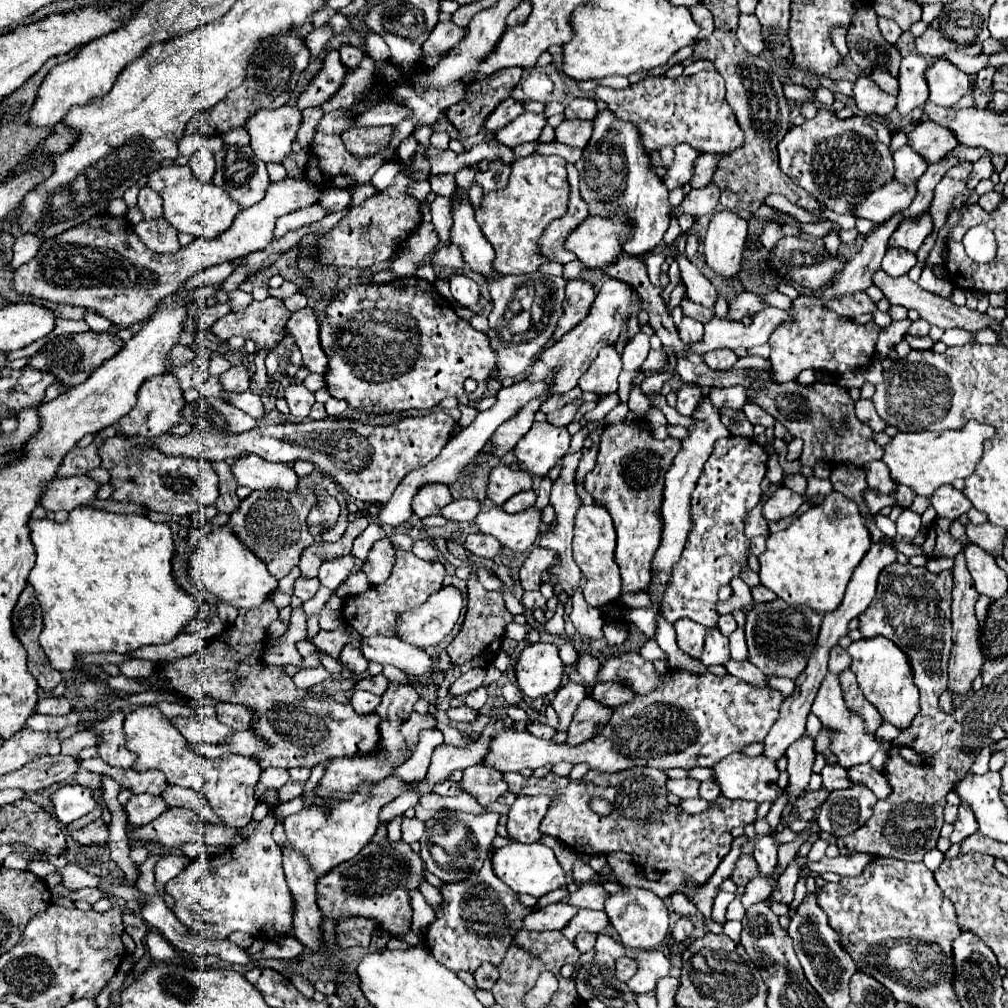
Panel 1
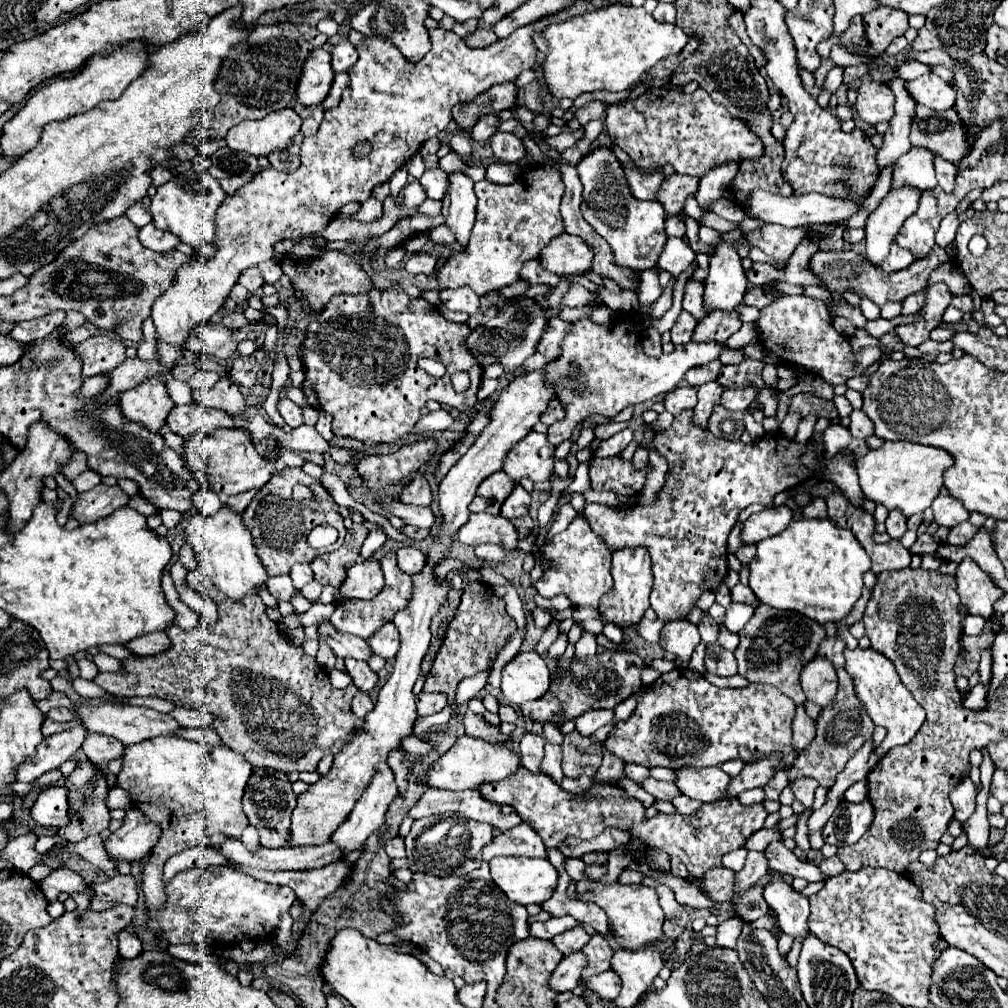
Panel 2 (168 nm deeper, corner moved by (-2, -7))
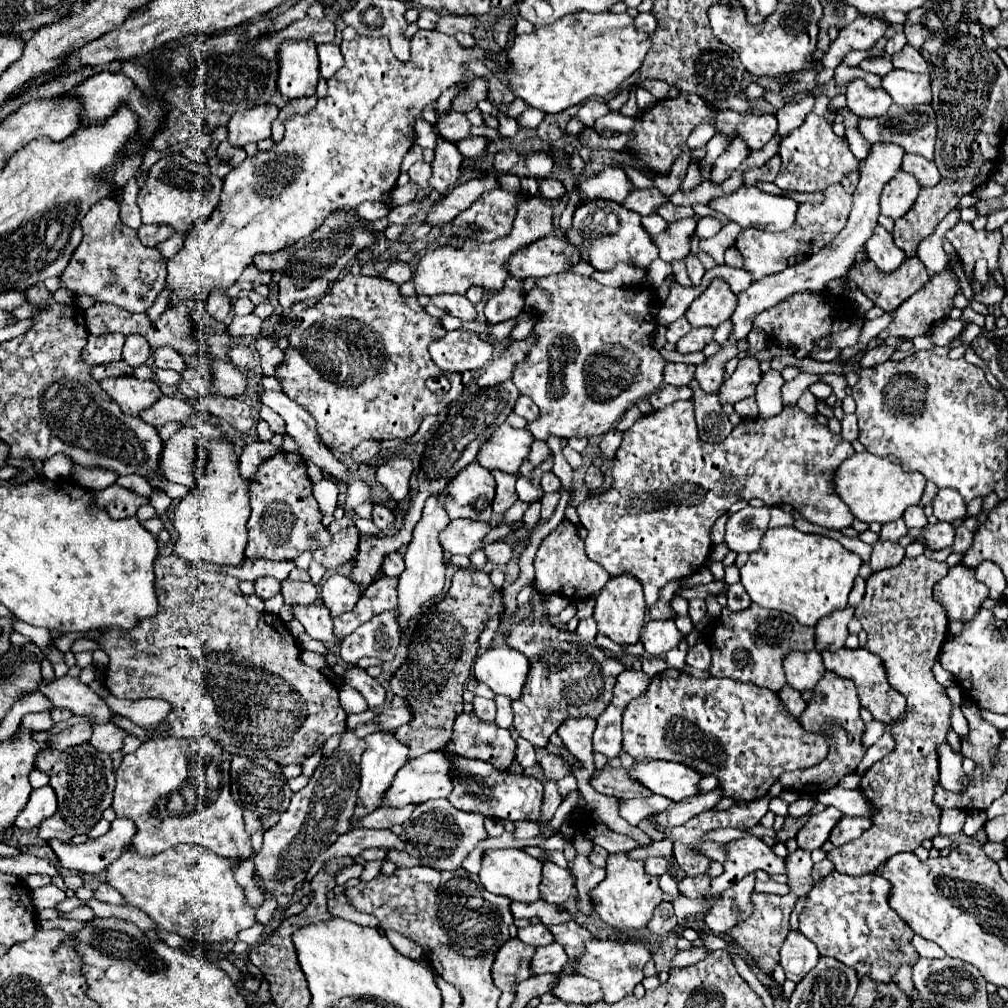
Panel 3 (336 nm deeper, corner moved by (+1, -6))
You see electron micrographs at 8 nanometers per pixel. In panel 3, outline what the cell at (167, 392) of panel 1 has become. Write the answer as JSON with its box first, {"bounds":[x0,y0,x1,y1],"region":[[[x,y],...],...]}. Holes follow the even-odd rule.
{"bounds":[99,377,163,417],"region":[[[111,377],[103,379],[99,385],[121,407],[121,411],[133,417],[147,407],[153,407],[163,395],[155,381],[139,381],[135,377]]]}

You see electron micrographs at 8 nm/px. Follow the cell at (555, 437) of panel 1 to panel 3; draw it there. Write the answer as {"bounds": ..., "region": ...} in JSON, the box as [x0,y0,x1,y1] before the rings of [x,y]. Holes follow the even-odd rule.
{"bounds":[477,423,535,475],"region":[[[503,423],[479,449],[477,463],[491,471],[499,469],[517,475],[519,467],[529,457],[533,441],[535,437],[531,437],[527,429],[515,429],[509,423]]]}

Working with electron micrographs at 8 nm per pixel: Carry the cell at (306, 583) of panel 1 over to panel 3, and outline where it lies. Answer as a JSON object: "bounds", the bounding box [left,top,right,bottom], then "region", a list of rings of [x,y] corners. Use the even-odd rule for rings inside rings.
{"bounds":[255,577,281,599],"region":[[[259,577],[259,579],[255,581],[255,587],[257,587],[257,595],[259,595],[259,597],[269,599],[269,597],[273,597],[273,595],[279,593],[281,583],[279,583],[277,579],[273,579],[273,577]]]}

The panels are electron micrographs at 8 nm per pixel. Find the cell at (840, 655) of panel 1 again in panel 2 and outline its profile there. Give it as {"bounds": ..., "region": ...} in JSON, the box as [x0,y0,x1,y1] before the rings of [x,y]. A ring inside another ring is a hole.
{"bounds":[818,636,846,668],"region":[[[826,636],[822,642],[820,642],[820,648],[818,648],[818,654],[822,658],[828,658],[834,662],[836,668],[842,668],[844,666],[844,656],[842,656],[842,650],[846,648],[846,644],[842,642],[840,636]]]}

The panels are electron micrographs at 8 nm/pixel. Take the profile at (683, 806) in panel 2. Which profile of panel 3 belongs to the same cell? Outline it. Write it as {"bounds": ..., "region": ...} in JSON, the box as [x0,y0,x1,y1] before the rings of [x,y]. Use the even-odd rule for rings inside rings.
{"bounds":[619,795,675,827],"region":[[[651,795],[647,799],[631,799],[631,801],[621,803],[619,813],[623,819],[627,819],[631,825],[637,827],[643,817],[653,815],[653,811],[665,811],[671,803],[675,803],[675,801],[663,799],[659,795]]]}

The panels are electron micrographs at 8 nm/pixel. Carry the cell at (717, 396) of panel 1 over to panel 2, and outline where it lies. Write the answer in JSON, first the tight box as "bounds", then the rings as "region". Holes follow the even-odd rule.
{"bounds":[722,386,758,412],"region":[[[744,386],[734,390],[724,390],[722,394],[722,406],[728,410],[740,410],[744,412],[754,400],[756,400],[758,388],[756,386]]]}

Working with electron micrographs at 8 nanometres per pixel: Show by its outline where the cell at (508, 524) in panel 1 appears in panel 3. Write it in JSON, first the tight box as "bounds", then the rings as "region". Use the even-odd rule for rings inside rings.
{"bounds":[441,519,491,555],"region":[[[455,519],[449,523],[447,531],[441,535],[443,549],[451,555],[471,555],[483,547],[485,535],[491,531],[489,523],[479,523],[471,519]]]}

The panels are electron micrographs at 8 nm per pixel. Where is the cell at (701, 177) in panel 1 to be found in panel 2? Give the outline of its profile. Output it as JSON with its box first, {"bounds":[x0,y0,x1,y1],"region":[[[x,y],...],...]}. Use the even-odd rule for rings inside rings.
{"bounds":[654,174,698,216],"region":[[[682,174],[666,176],[662,186],[658,188],[654,200],[664,206],[664,212],[668,216],[676,216],[682,212],[684,200],[690,194],[694,194],[696,188],[698,188],[698,178],[694,178],[694,176],[682,176]]]}

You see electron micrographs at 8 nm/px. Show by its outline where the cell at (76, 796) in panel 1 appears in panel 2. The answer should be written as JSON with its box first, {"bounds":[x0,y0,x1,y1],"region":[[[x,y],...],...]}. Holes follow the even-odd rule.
{"bounds":[30,786,68,828],"region":[[[66,786],[46,788],[38,796],[36,804],[32,806],[30,816],[38,826],[44,826],[44,828],[64,826],[68,820],[68,790],[66,790]]]}

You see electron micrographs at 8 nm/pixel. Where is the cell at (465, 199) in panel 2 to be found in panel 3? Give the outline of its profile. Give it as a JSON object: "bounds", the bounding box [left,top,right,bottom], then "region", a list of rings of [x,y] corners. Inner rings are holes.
{"bounds":[431,137,463,195],"region":[[[439,137],[435,149],[435,161],[431,165],[433,167],[431,187],[437,189],[441,195],[453,189],[459,183],[461,165],[463,165],[463,155],[459,153],[457,145]]]}

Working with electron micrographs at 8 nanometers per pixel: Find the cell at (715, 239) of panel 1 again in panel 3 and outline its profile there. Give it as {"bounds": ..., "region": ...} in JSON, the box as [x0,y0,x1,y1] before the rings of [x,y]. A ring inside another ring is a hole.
{"bounds":[685,277,737,327],"region":[[[715,277],[701,293],[701,297],[697,297],[689,305],[685,317],[693,327],[717,327],[731,317],[731,313],[735,311],[735,303],[737,295],[731,291],[727,281]]]}

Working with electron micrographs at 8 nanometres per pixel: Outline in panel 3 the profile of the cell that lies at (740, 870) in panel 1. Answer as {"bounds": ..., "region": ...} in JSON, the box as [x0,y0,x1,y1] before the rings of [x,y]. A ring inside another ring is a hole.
{"bounds":[677,873,711,899],"region":[[[707,873],[697,875],[697,877],[683,877],[677,887],[679,887],[681,895],[685,895],[689,899],[699,899],[699,897],[705,897],[707,891],[711,889],[711,877]]]}

